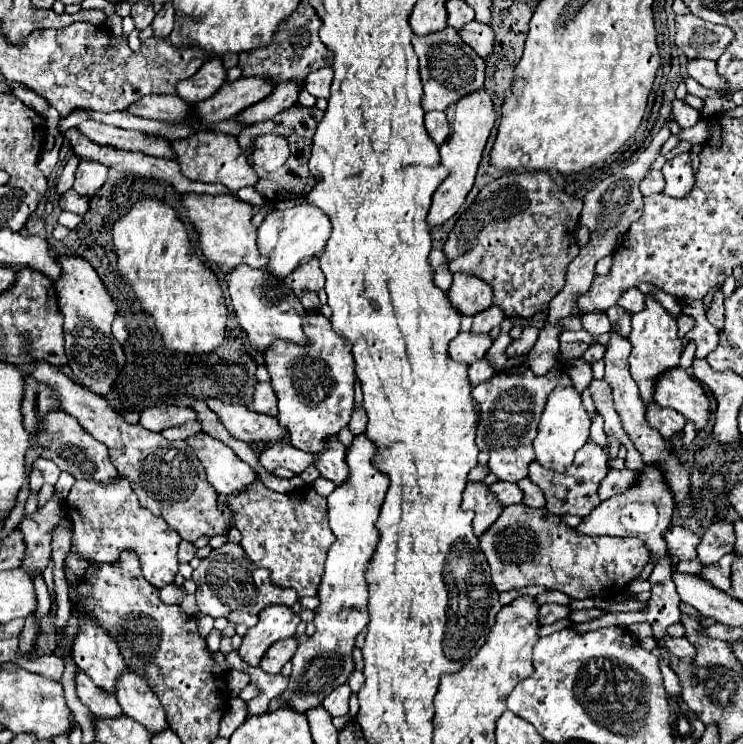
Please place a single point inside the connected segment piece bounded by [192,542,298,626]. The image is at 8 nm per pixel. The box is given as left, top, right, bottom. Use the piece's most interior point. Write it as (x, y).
(229, 586)

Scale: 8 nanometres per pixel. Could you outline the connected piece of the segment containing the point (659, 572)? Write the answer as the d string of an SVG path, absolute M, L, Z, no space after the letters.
M670 558L660 560L648 578L652 584L652 596L646 604L646 612L642 612L642 610L640 612L626 612L626 614L612 612L610 614L612 626L618 626L618 624L630 626L630 618L642 618L644 622L648 622L652 626L654 638L664 640L666 628L680 620L680 610L678 610L680 596L676 592L674 582L672 582L672 570L674 568L672 568Z

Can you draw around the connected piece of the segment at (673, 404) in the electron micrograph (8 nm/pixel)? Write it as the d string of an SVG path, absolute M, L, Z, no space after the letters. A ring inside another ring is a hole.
M676 368L660 376L656 384L656 404L672 408L692 420L700 432L710 420L710 400L700 382L696 382L684 368Z

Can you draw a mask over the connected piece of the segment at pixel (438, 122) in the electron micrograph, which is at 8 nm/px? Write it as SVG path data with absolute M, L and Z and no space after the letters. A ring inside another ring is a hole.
M428 112L426 114L426 130L430 138L440 146L448 138L448 122L444 112Z

